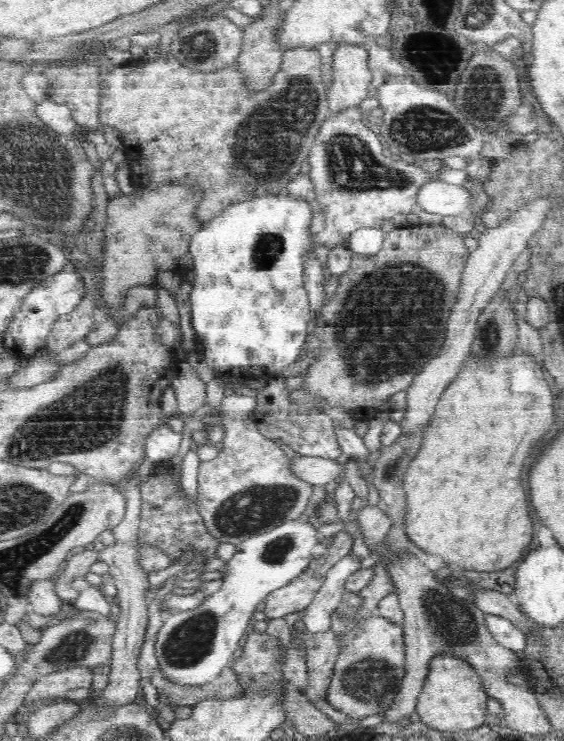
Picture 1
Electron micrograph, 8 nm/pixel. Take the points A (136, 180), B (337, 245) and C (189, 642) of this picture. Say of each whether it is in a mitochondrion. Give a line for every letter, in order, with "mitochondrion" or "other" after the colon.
A: other
B: other
C: mitochondrion

